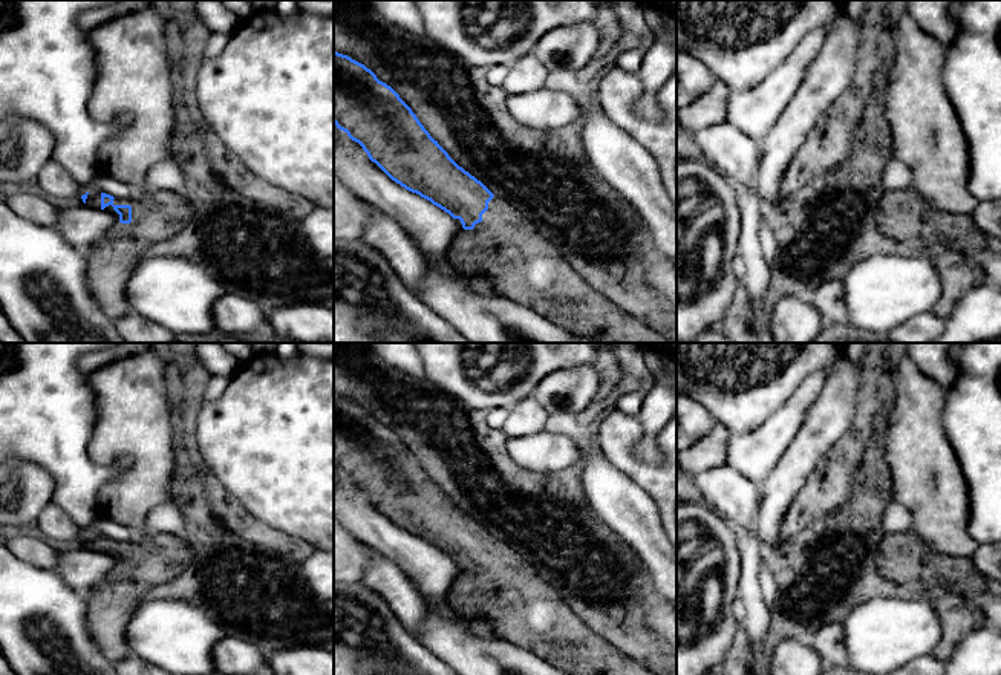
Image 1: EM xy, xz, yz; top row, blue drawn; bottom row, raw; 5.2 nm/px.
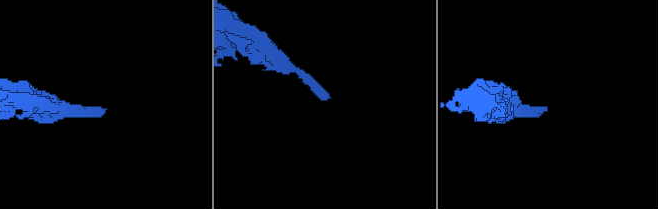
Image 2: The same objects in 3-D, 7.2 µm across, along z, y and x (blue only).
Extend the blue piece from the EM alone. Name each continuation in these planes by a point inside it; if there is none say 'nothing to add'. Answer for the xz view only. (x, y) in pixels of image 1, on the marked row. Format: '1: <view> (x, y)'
1: xz (507, 248)

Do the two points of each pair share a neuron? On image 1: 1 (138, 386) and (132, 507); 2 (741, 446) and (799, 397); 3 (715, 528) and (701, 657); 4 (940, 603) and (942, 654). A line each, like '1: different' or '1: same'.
1: same
2: same
3: same
4: same

